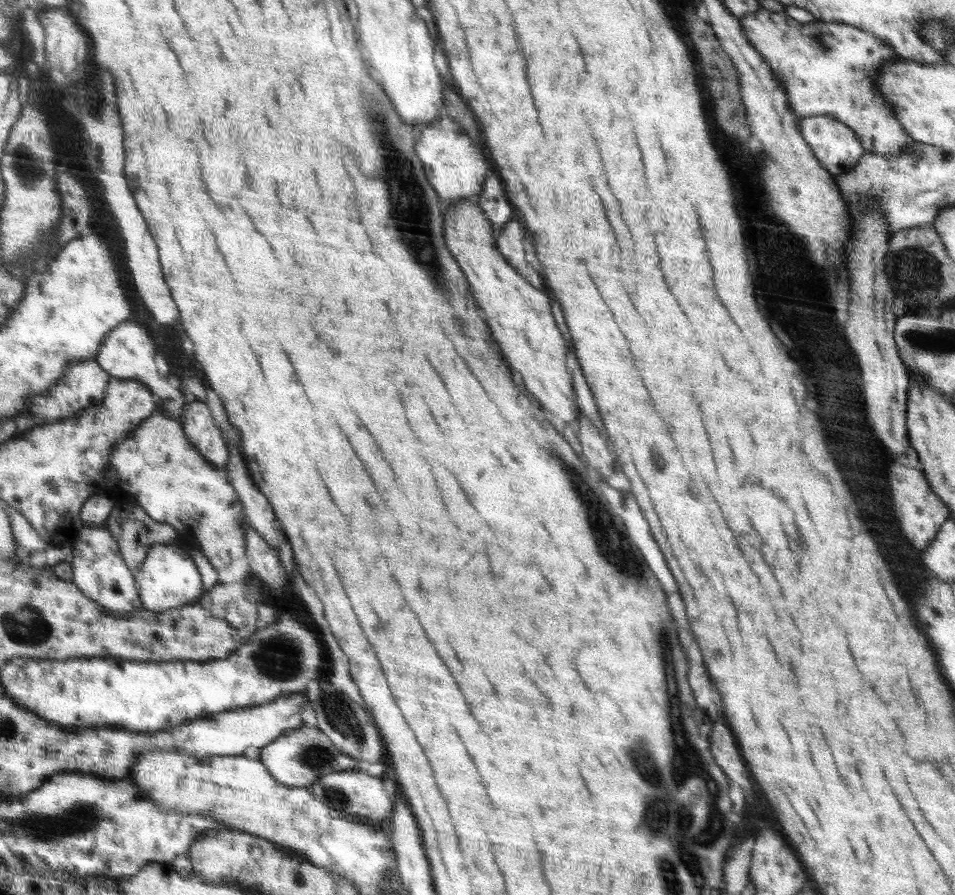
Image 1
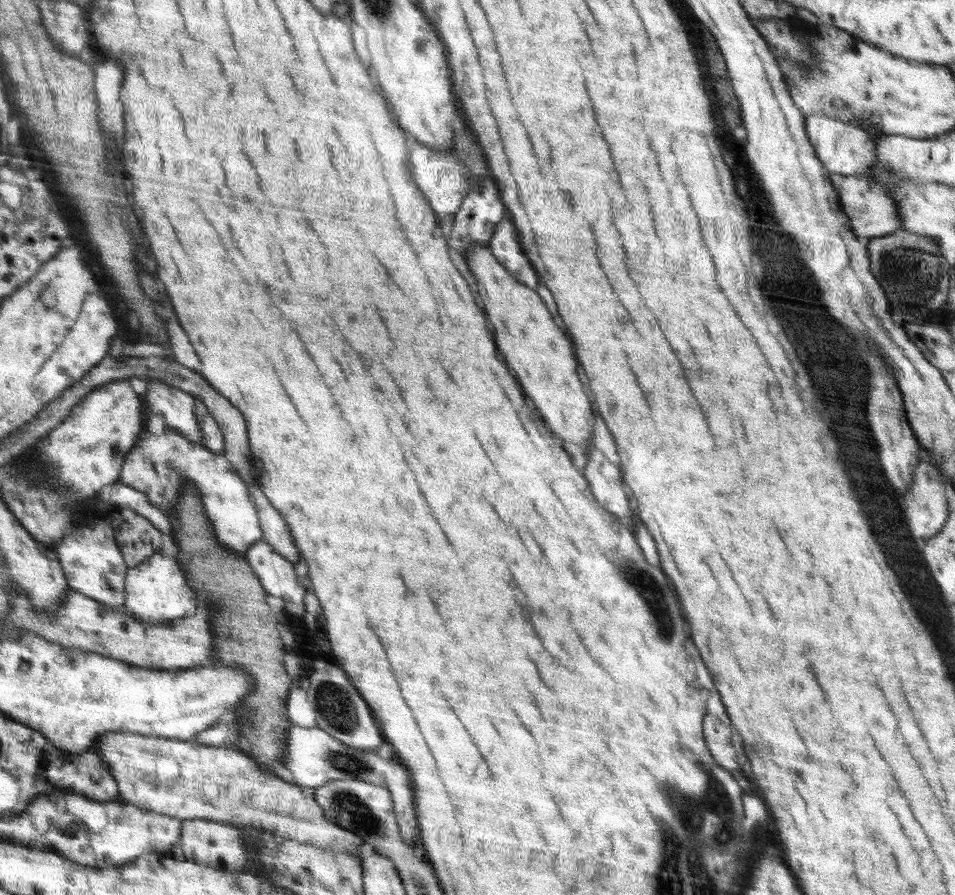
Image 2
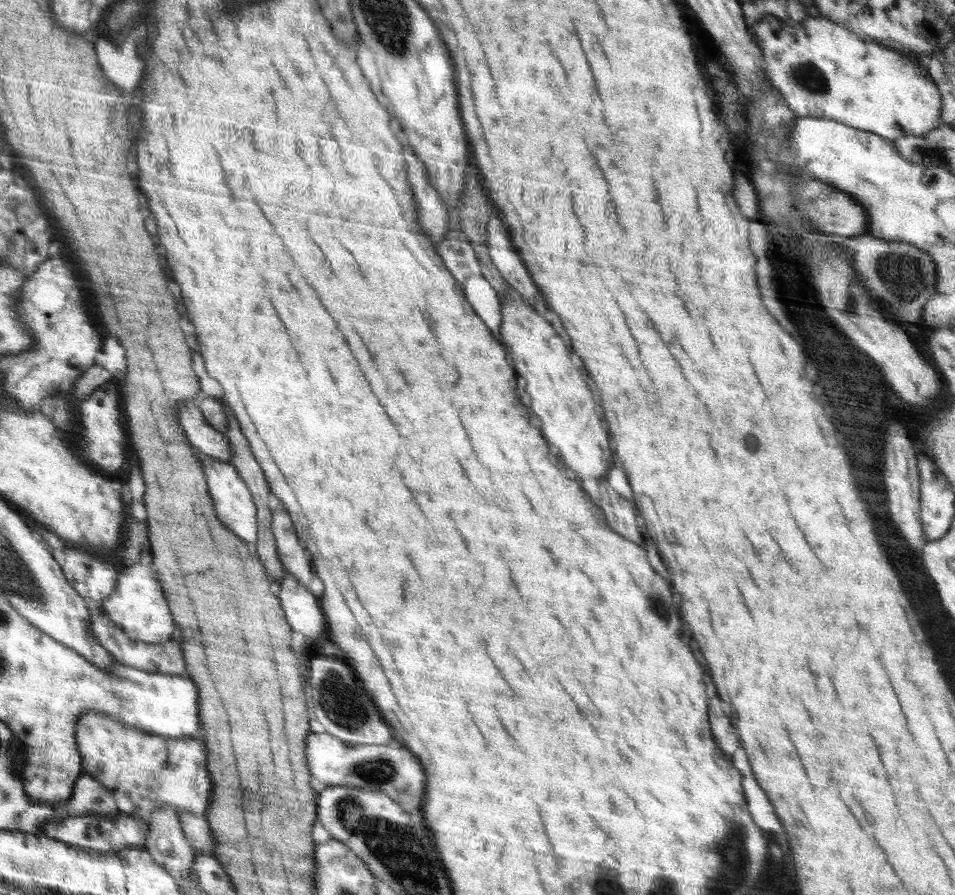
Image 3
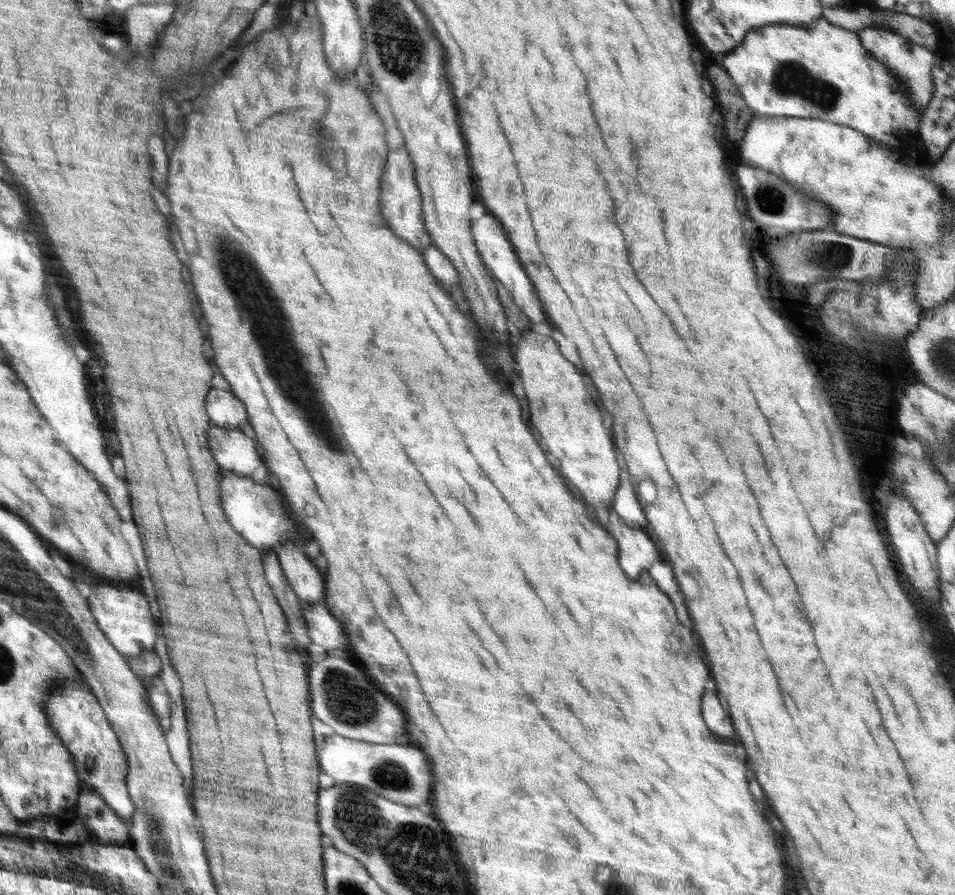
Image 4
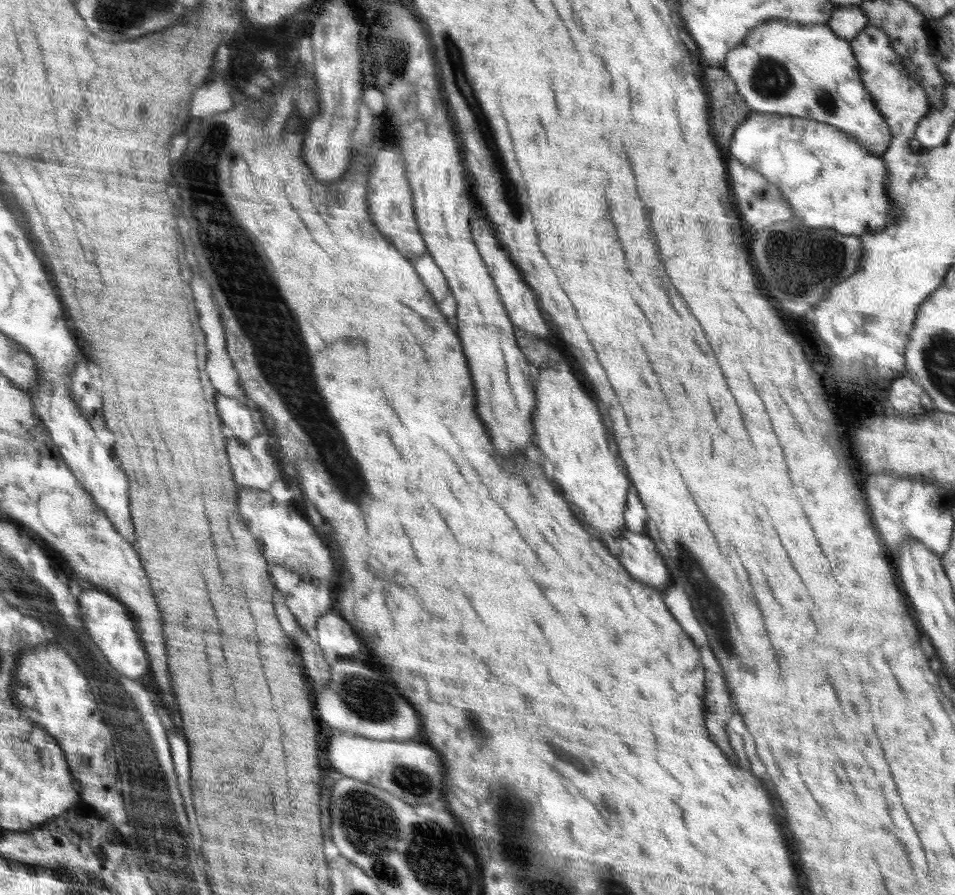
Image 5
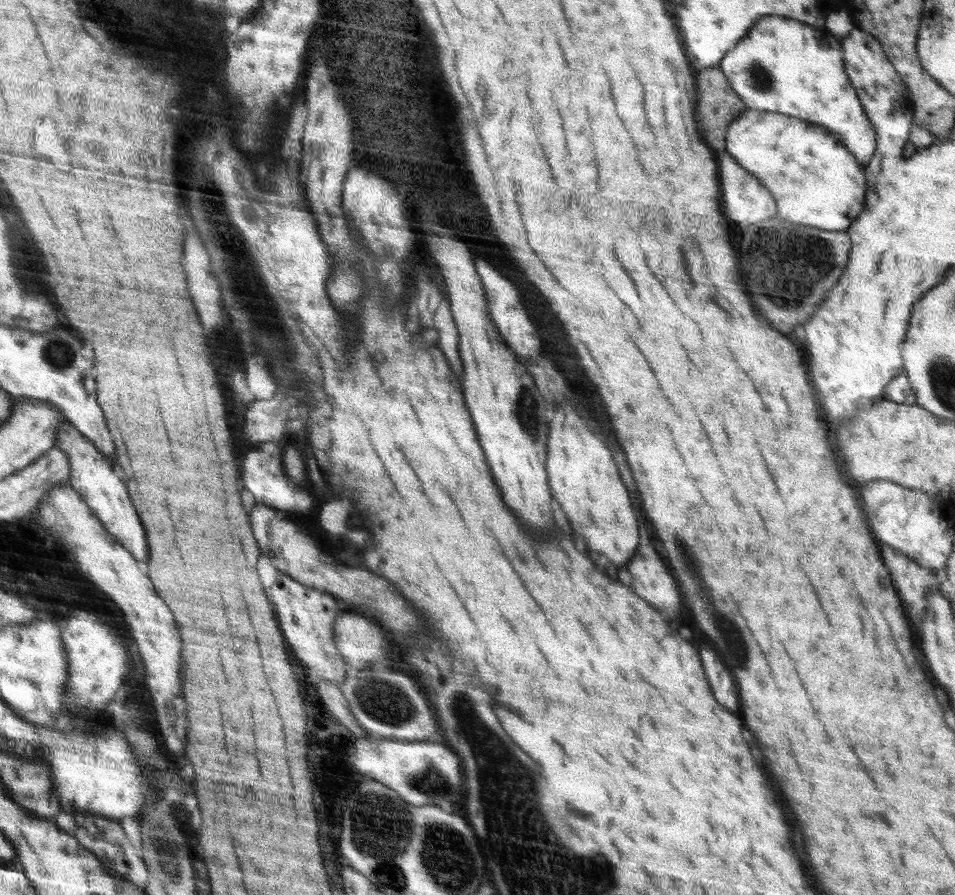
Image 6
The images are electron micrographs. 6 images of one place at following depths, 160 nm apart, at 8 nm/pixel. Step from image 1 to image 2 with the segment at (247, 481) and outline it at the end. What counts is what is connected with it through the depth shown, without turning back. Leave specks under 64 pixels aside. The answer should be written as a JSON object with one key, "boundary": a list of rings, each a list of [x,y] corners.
{"boundary":[[[248,486],[248,490],[250,490],[252,502],[255,503],[263,526],[264,536],[261,540],[270,544],[274,551],[280,554],[280,557],[289,560],[293,565],[296,564],[300,556],[298,556],[298,550],[294,546],[294,540],[290,536],[286,521],[282,520],[281,514],[271,505],[260,487]]]}

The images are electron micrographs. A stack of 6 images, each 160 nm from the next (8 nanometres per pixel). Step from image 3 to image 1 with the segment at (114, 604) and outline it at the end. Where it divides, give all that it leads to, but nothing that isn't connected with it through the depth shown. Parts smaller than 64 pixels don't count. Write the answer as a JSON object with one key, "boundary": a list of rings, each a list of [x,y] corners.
{"boundary":[[[173,543],[152,545],[143,565],[133,573],[138,589],[141,606],[148,610],[168,610],[179,608],[182,604],[194,603],[205,592],[202,590],[200,572],[194,564],[190,553],[180,550]]]}

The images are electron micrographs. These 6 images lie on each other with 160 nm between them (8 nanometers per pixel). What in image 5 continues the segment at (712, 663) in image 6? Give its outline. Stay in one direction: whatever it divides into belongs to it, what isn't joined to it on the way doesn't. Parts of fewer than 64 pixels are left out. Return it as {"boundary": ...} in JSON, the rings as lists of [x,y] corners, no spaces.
{"boundary":[[[720,674],[706,676],[706,700],[705,724],[710,739],[722,750],[732,764],[738,765],[738,757],[732,750],[725,726],[732,716],[732,696],[730,688],[726,686],[724,678]]]}

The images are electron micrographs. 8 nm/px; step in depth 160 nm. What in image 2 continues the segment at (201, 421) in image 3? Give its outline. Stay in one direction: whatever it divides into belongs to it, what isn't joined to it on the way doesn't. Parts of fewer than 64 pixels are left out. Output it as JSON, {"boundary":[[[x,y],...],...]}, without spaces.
{"boundary":[[[147,380],[147,404],[156,417],[162,418],[167,428],[174,428],[198,444],[203,444],[204,434],[196,418],[196,398],[187,392],[158,380]]]}

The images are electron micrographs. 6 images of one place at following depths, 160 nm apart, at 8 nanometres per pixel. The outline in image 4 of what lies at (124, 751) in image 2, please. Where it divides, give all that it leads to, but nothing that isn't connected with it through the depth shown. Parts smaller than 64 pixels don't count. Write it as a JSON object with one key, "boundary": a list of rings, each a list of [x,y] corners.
{"boundary":[[[70,679],[61,687],[54,687],[45,700],[47,718],[50,718],[51,727],[62,739],[63,745],[71,751],[82,788],[100,795],[120,818],[130,823],[134,804],[126,787],[128,761],[100,703],[88,688],[84,681]]]}

